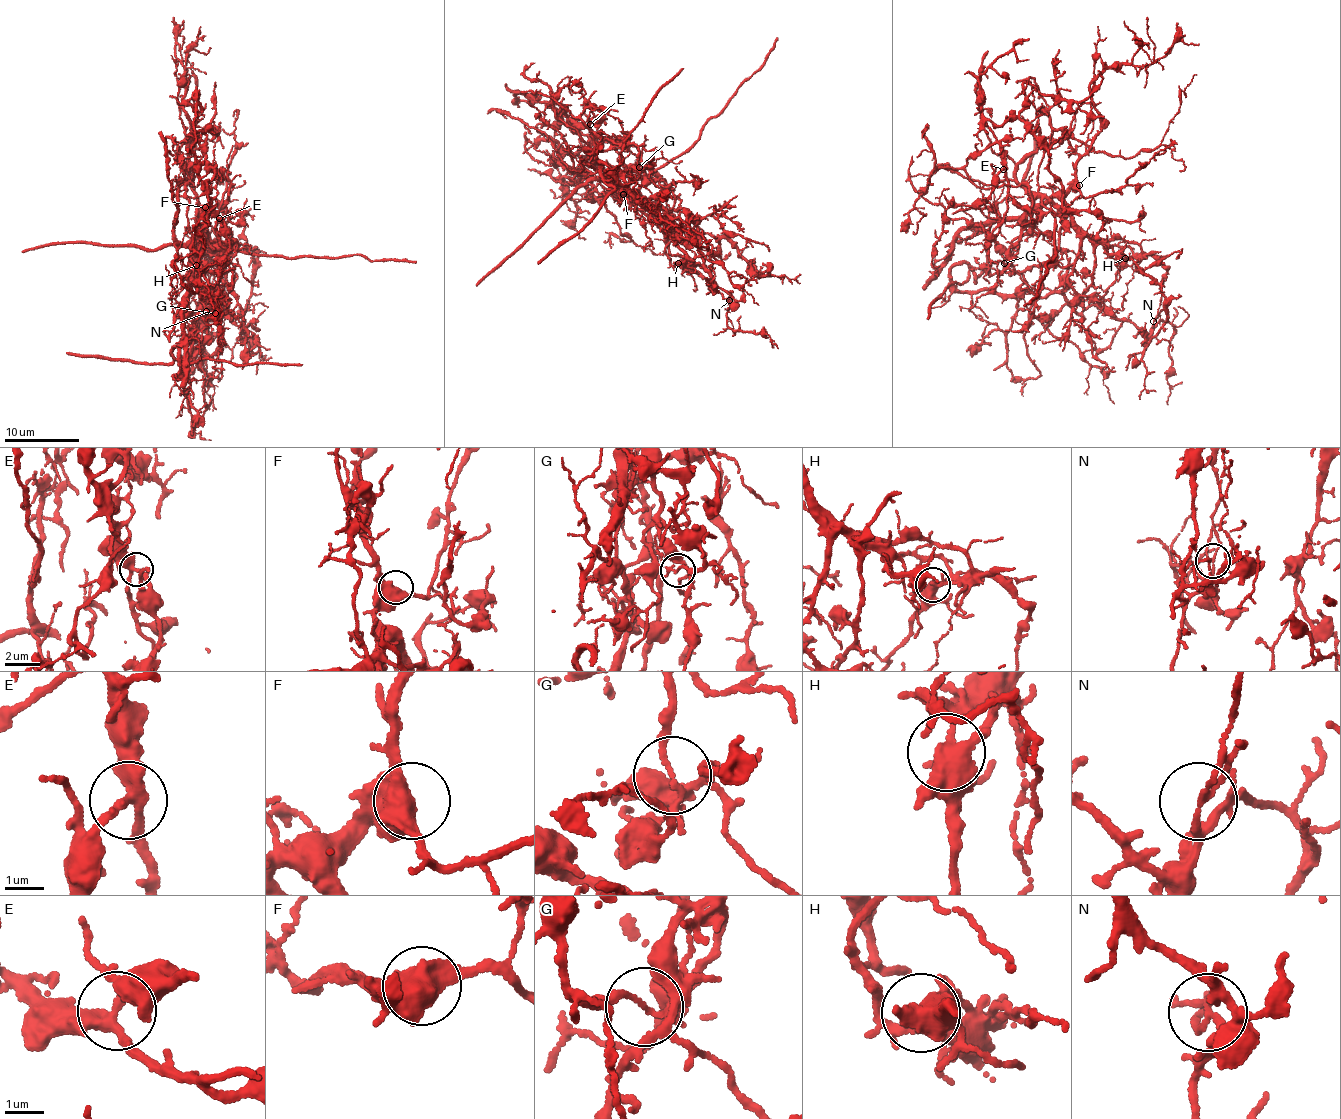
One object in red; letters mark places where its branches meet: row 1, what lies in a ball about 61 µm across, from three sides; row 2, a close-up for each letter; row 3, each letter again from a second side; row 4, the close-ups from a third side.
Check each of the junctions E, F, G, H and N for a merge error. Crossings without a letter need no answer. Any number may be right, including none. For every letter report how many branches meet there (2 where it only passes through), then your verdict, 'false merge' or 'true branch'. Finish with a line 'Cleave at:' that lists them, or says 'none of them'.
E: branches 3; true branch
F: branches 3; true branch
G: branches 3; false merge
H: branches 6; false merge
N: branches 3; false merge
Cleave at: G, H, N

